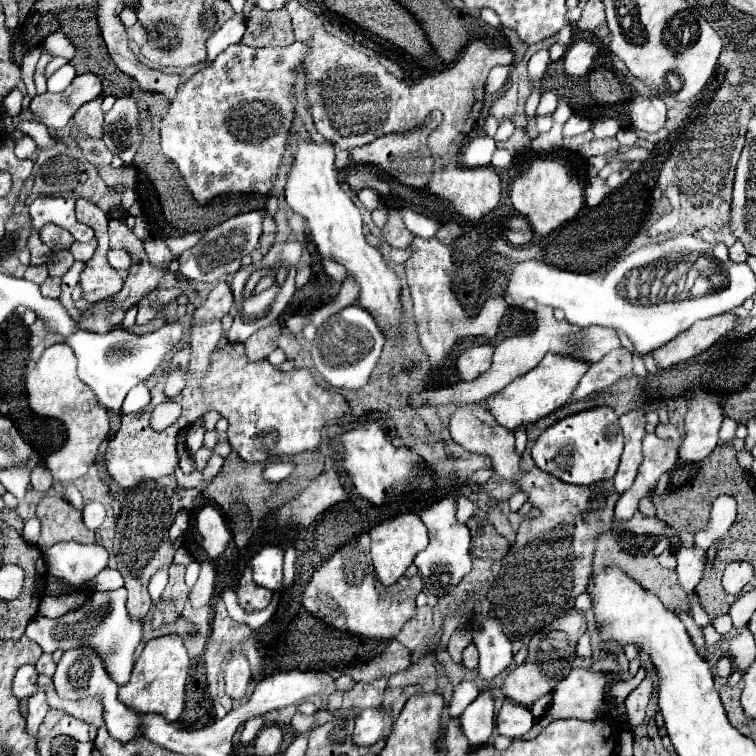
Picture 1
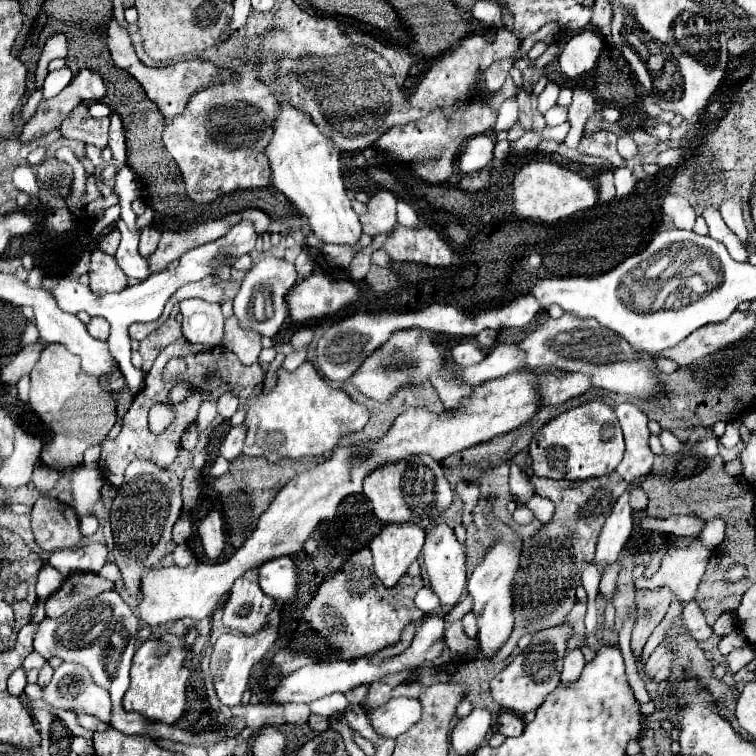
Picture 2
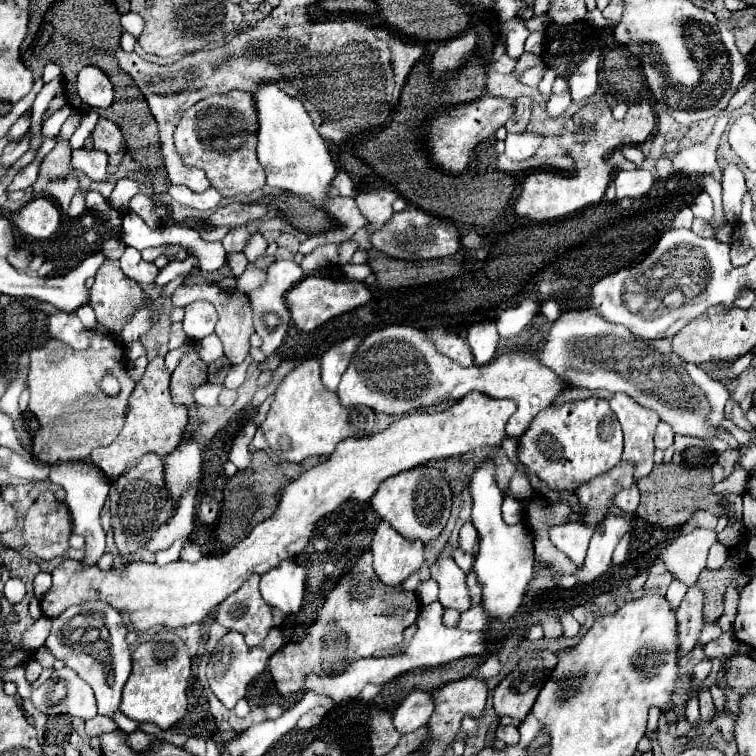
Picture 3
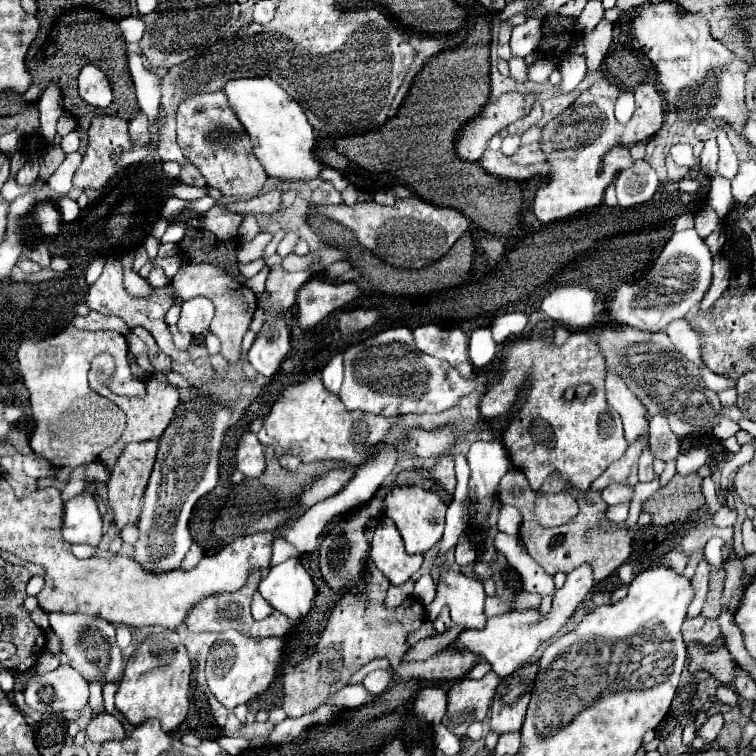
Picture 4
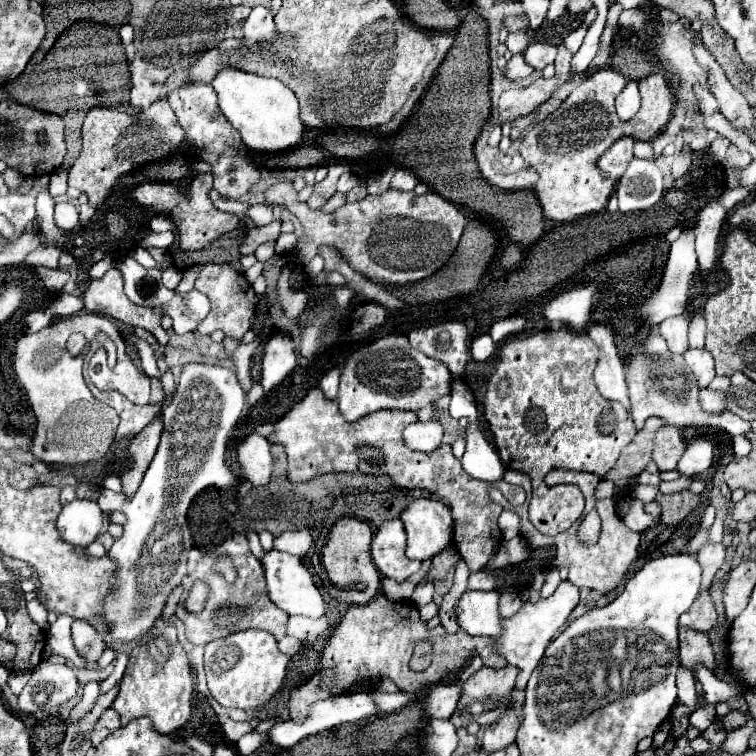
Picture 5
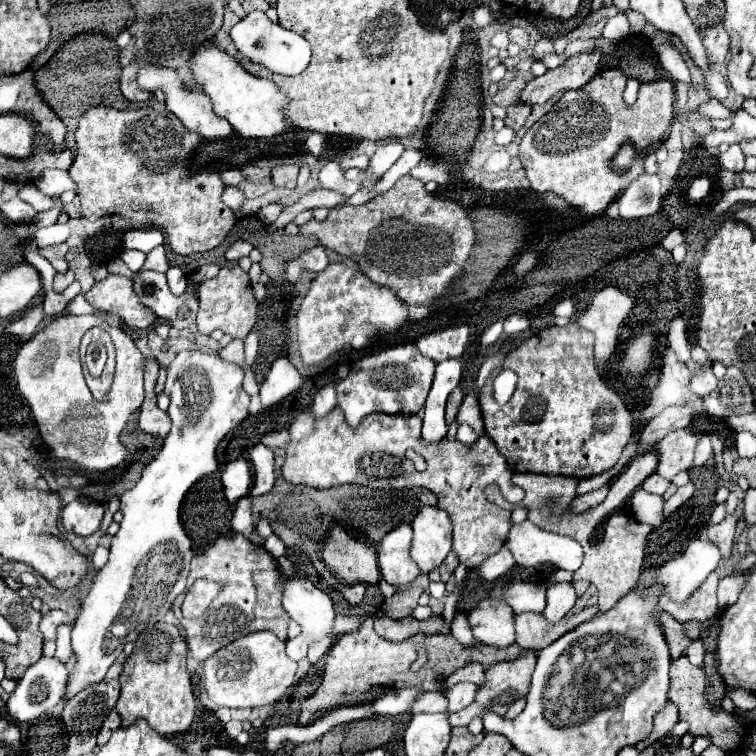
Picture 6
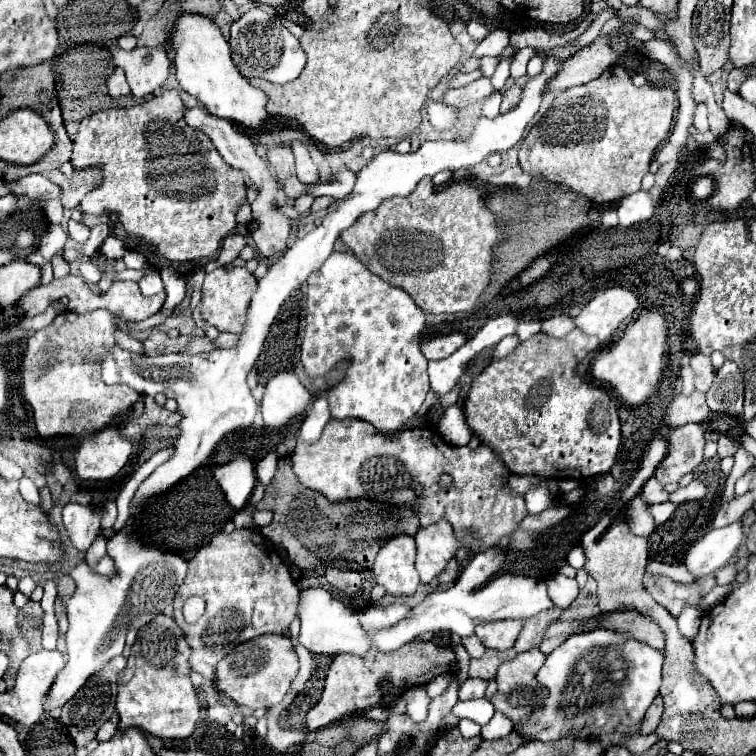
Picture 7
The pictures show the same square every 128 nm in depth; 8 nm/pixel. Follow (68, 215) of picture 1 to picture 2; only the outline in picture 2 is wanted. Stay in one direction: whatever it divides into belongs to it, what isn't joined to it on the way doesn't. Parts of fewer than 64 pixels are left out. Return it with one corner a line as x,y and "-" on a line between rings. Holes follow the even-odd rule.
18,166
12,174
12,182
18,190
30,194
30,196
38,196
38,186
36,186
36,176
34,170
30,166

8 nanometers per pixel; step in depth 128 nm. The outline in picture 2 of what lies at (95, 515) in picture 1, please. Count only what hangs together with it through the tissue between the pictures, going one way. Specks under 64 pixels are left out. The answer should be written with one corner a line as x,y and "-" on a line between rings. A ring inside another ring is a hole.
82,516
82,518
80,518
80,532
82,532
82,536
90,538
96,530
98,530
98,520
96,520
96,516

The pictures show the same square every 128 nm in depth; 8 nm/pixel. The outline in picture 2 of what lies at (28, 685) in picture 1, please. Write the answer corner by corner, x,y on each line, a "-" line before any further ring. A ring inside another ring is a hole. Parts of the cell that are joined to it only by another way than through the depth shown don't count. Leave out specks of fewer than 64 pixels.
18,668
18,670
8,678
8,692
10,692
12,696
20,696
22,690
24,690
24,686
26,686
26,672
24,672
24,668

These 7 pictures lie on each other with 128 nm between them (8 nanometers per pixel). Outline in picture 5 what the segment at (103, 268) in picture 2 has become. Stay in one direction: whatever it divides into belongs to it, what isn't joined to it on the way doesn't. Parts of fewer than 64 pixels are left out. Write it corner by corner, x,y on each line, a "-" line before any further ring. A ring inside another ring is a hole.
116,268
90,282
90,288
84,294
84,306
94,314
112,316
128,326
146,328
160,344
168,344
168,332
160,326
160,312
132,304
124,294
124,280
-
192,268
192,270
188,270
188,272
184,272
184,276
182,276
182,282
180,282
180,286
178,286
178,290
184,294
184,292
188,292
188,290
192,290
194,288
194,282
196,282
196,278
198,278
198,272

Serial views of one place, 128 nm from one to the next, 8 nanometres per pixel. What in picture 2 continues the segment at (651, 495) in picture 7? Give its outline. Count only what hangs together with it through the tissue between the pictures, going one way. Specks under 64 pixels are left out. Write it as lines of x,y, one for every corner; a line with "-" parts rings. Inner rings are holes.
622,402
614,406
614,412
620,420
624,440
626,440
626,454
618,464
616,472
626,482
634,482
636,478
650,474
650,468
654,462
654,454
648,446
648,438
650,438
648,416
630,402

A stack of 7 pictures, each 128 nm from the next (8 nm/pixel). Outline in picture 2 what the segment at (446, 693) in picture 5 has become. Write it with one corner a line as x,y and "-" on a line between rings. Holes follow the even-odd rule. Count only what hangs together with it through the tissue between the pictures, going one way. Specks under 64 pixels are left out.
392,698
370,718
372,728
386,738
398,738
410,726
414,726
422,716
422,704
418,698

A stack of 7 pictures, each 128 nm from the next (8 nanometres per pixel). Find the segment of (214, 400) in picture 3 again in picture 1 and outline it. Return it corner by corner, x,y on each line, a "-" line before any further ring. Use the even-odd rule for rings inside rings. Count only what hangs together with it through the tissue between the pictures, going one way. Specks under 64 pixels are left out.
198,418
190,428
188,428
188,436
186,436
186,448
190,454
196,454
196,450
202,446
202,438
206,434
204,430
204,418

